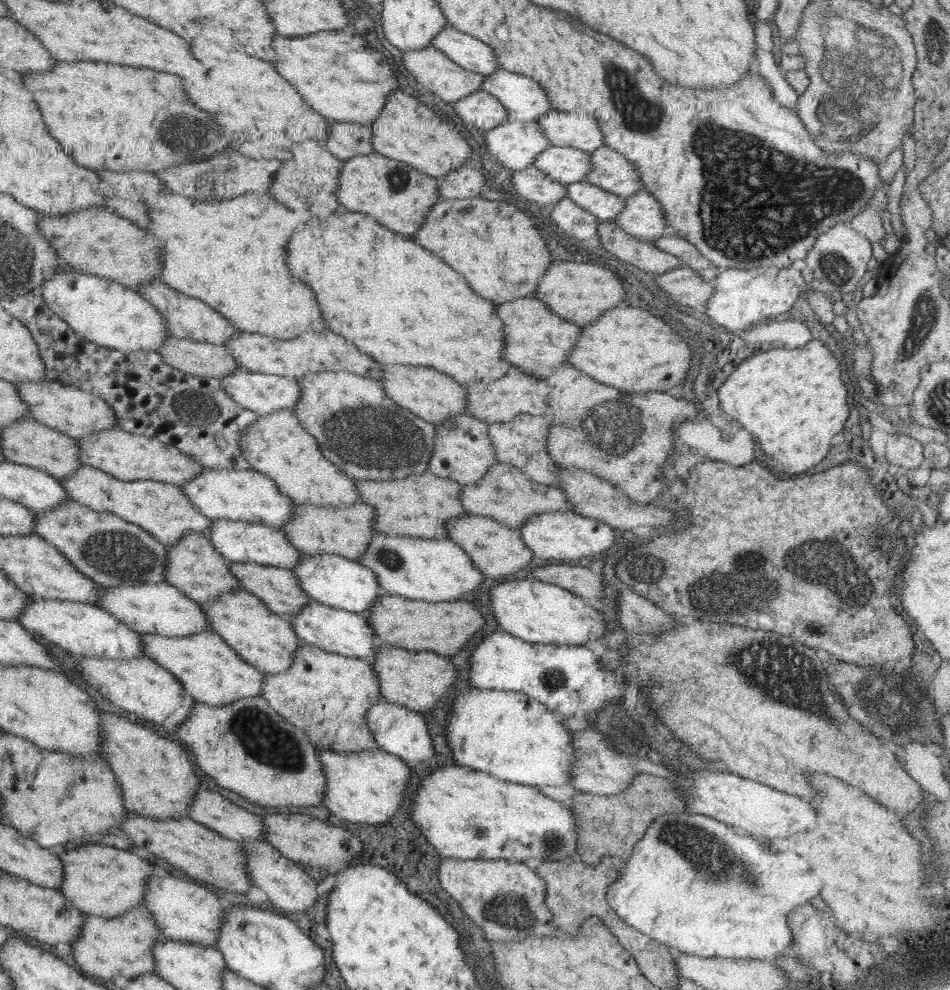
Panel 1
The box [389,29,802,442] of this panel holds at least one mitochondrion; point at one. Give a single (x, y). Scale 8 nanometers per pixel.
(638, 114)

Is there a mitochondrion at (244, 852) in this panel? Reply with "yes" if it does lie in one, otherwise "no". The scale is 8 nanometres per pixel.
no

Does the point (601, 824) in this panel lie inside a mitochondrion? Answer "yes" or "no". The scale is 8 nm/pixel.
no

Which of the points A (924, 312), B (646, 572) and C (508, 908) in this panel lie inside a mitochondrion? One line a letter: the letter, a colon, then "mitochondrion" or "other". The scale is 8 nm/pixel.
A: mitochondrion
B: mitochondrion
C: mitochondrion

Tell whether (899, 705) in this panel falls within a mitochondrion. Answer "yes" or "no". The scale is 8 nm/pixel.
yes

